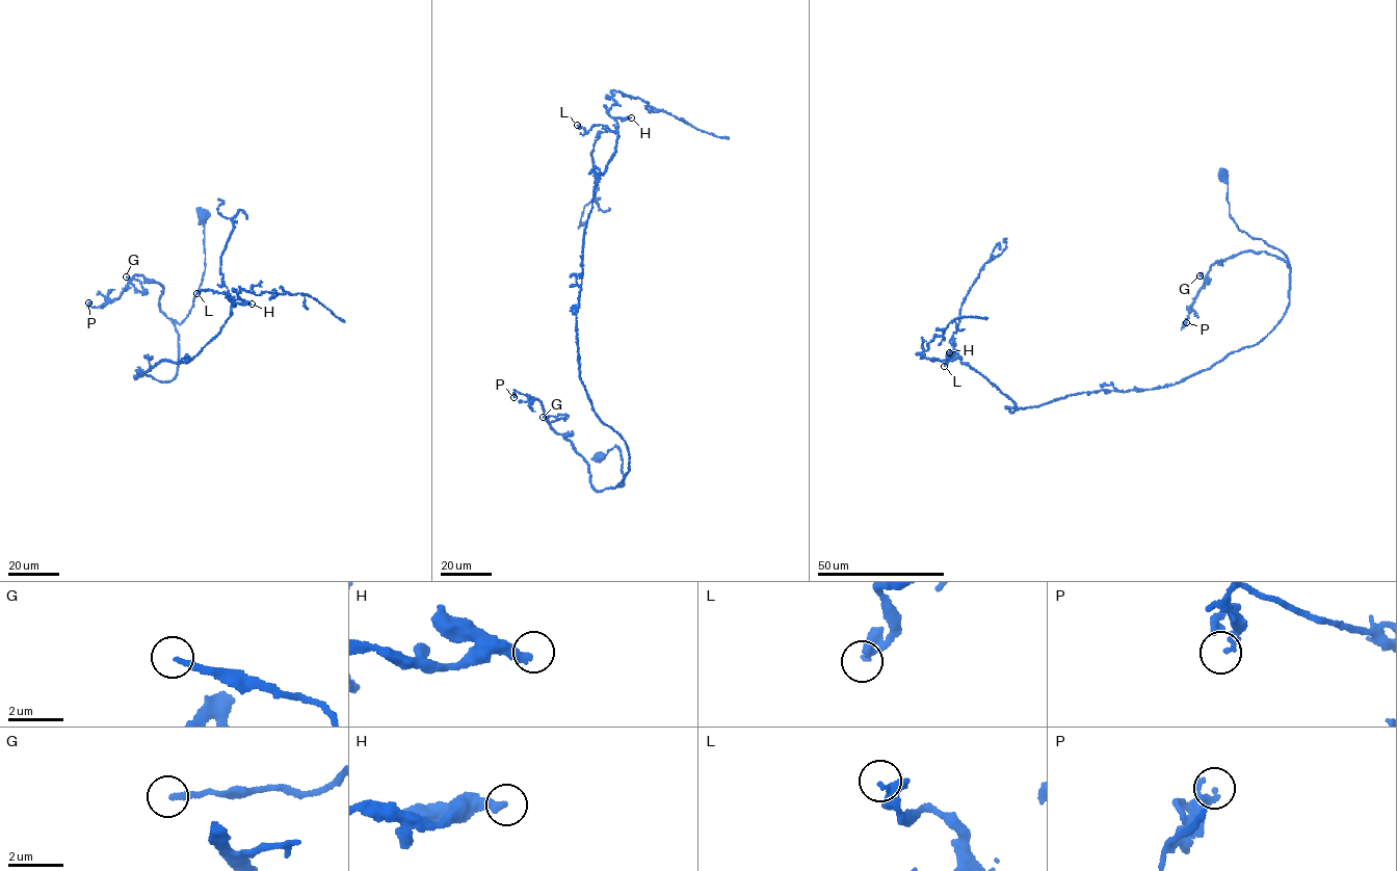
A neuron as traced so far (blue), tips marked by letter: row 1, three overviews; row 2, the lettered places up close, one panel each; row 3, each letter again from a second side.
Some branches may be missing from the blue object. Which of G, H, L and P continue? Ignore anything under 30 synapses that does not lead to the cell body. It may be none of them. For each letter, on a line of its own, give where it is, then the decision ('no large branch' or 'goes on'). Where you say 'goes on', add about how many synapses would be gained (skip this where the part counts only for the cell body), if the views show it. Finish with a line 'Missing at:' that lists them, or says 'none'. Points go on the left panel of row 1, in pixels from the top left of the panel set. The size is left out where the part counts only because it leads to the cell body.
G: (126, 276) | no large branch
H: (252, 304) | no large branch
L: (196, 293) | no large branch
P: (88, 302) | no large branch
Missing at: none

